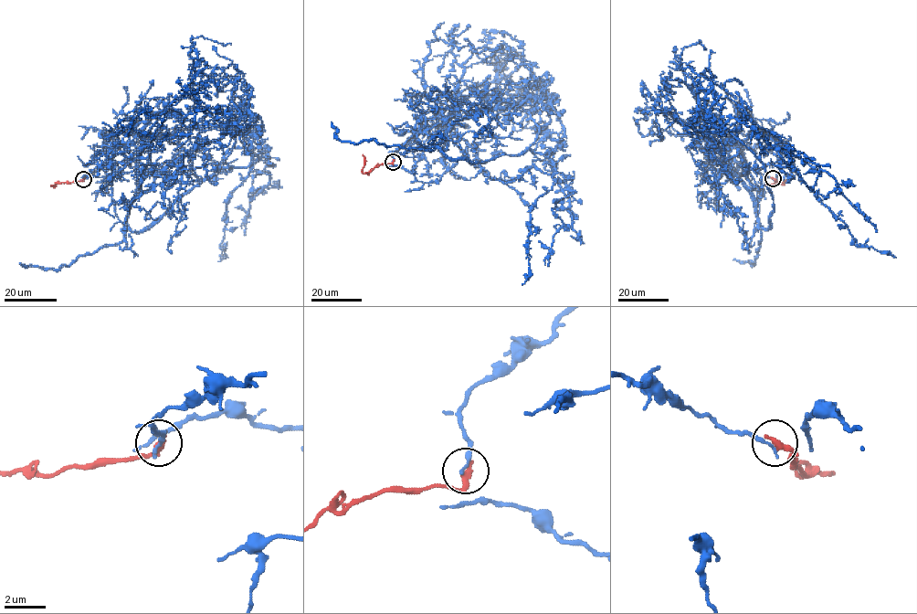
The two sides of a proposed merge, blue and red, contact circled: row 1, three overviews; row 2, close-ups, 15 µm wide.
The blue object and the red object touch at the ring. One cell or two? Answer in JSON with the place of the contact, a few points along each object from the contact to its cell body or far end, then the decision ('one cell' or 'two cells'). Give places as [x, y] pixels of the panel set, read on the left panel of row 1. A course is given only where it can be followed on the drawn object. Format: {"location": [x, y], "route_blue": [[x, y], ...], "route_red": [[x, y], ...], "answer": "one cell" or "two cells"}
{"location": [83, 179], "route_blue": [[83, 179], [111, 161], [157, 174], [258, 117], [217, 260]], "route_red": [[83, 179], [52, 185]], "answer": "two cells"}

